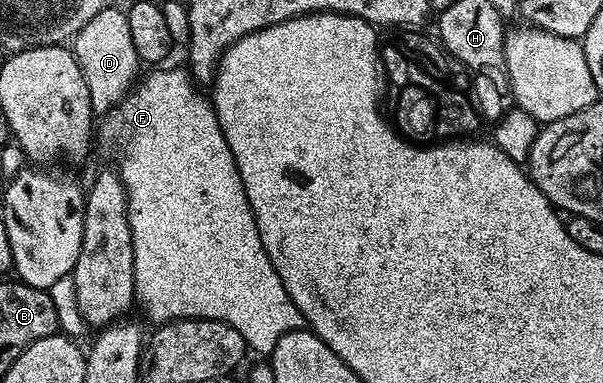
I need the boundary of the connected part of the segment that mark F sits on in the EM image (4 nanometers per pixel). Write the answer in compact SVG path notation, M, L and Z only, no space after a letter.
M154 67L151 68L150 74L146 78L139 80L137 84L133 86L117 105L114 106L108 113L105 114L104 120L101 122L100 133L107 137L112 144L118 148L118 166L116 166L116 172L119 177L122 178L124 187L126 188L126 206L128 207L128 223L130 224L130 230L132 231L132 259L134 260L134 296L136 298L137 308L142 308L146 312L146 317L153 323L165 323L167 321L183 321L184 319L212 319L213 321L219 321L220 323L228 323L228 327L236 327L236 331L240 331L240 335L246 340L247 346L251 350L254 349L260 353L258 355L268 355L276 347L276 343L280 343L280 339L284 335L288 335L288 331L296 331L303 328L304 322L302 319L302 313L296 307L296 303L292 303L292 299L288 299L288 291L284 291L284 283L280 283L280 275L276 275L276 267L272 267L272 259L268 259L268 251L264 251L264 243L260 243L260 231L256 227L256 219L254 218L254 212L252 207L248 203L248 195L244 191L244 183L240 179L240 171L236 167L236 159L232 159L232 151L228 147L228 139L224 139L224 131L220 127L218 117L214 113L213 104L201 93L199 86L196 84L193 77L185 68L182 69L166 69L167 67Z

